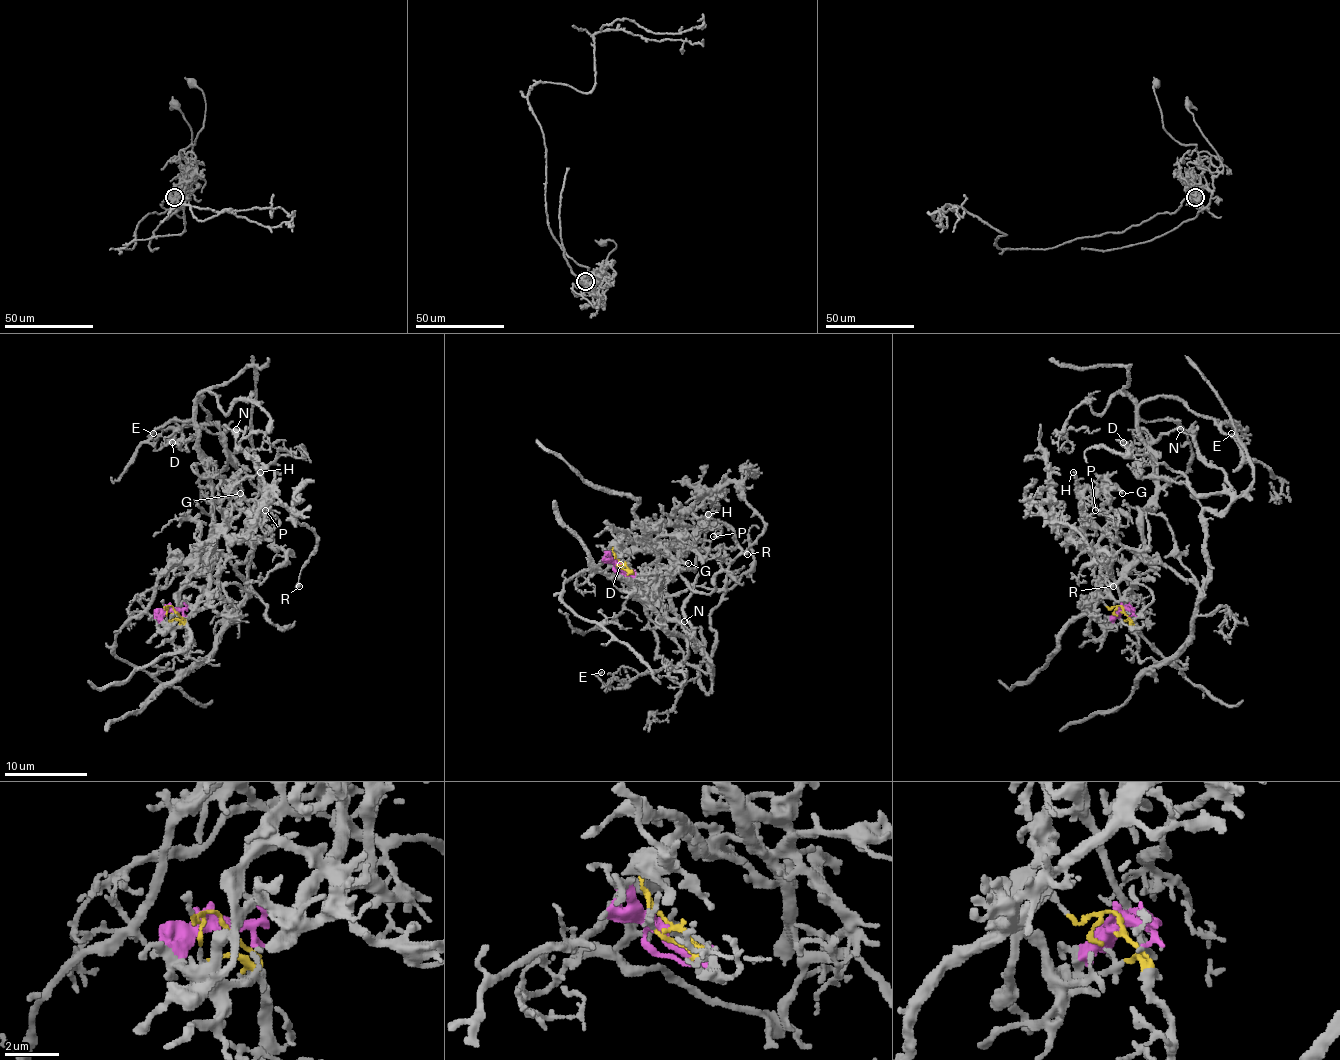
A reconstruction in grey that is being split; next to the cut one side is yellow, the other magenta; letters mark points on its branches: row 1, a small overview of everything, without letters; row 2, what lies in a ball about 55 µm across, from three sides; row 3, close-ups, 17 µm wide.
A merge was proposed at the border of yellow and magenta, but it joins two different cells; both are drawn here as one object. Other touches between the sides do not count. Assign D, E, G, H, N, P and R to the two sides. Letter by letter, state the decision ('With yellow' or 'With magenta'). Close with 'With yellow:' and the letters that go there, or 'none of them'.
D: With yellow
E: With magenta
G: With magenta
H: With magenta
N: With yellow
P: With yellow
R: With magenta
With yellow: D, N, P

